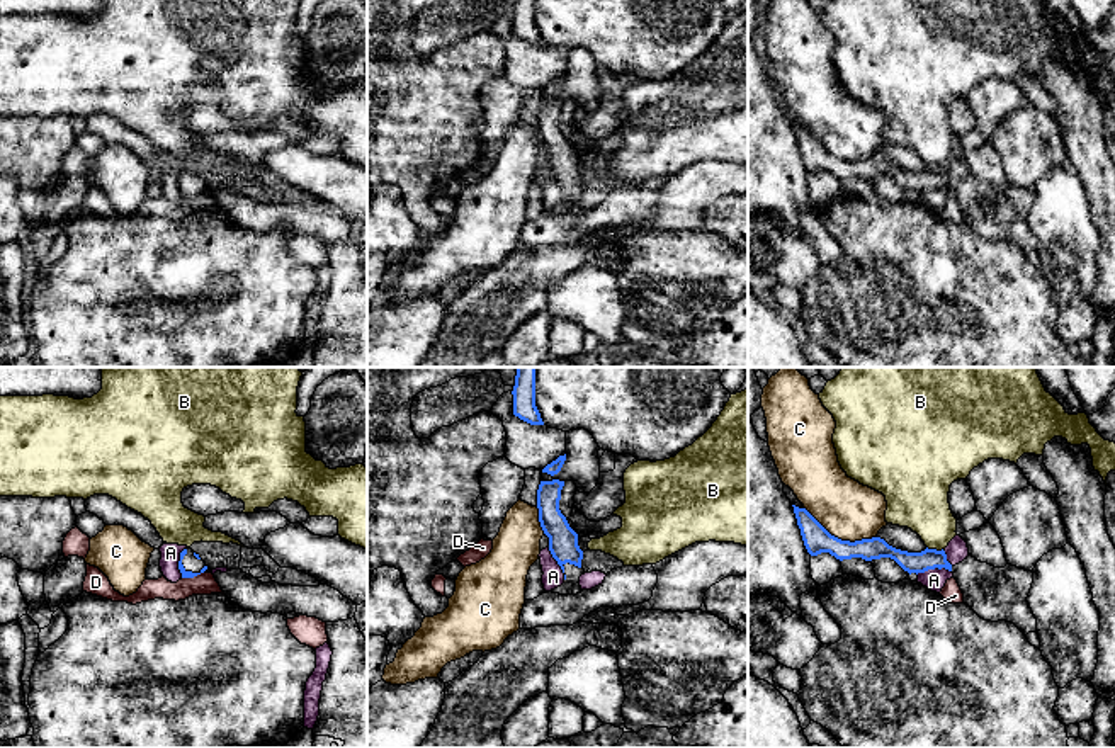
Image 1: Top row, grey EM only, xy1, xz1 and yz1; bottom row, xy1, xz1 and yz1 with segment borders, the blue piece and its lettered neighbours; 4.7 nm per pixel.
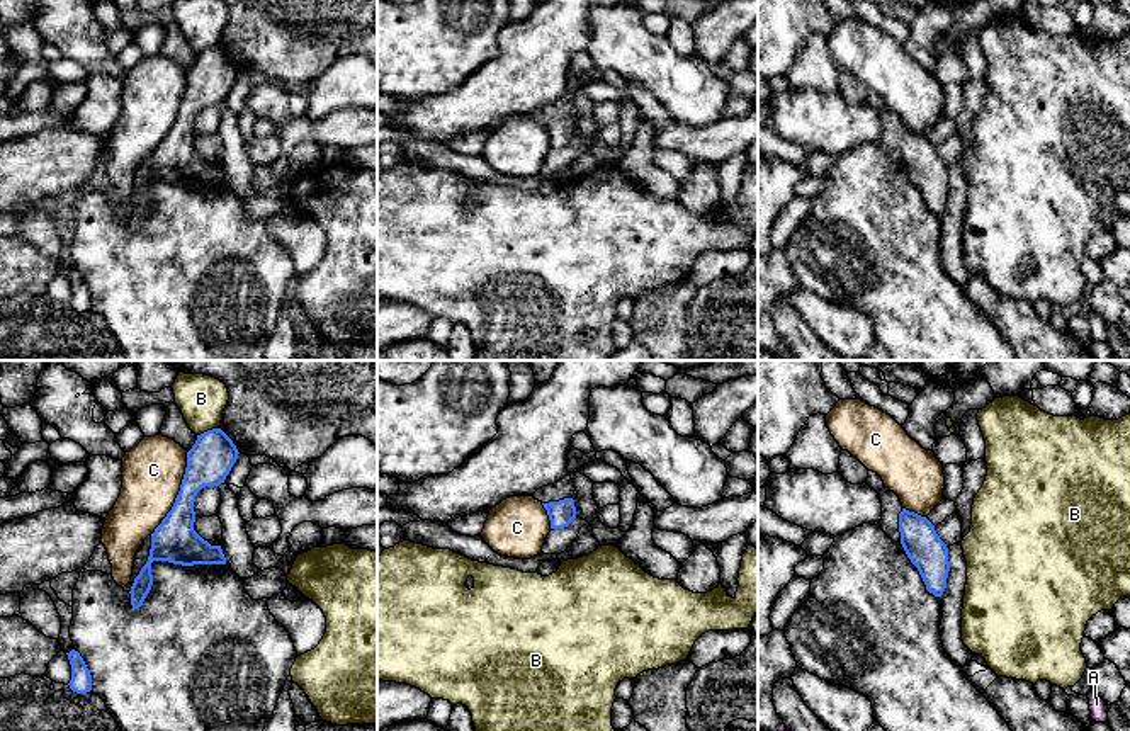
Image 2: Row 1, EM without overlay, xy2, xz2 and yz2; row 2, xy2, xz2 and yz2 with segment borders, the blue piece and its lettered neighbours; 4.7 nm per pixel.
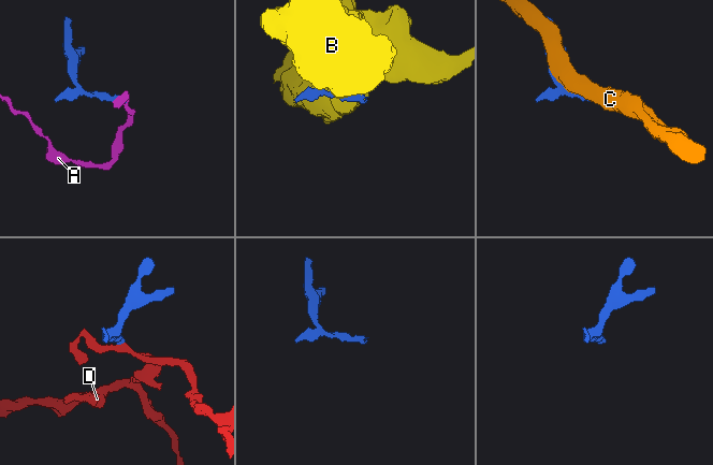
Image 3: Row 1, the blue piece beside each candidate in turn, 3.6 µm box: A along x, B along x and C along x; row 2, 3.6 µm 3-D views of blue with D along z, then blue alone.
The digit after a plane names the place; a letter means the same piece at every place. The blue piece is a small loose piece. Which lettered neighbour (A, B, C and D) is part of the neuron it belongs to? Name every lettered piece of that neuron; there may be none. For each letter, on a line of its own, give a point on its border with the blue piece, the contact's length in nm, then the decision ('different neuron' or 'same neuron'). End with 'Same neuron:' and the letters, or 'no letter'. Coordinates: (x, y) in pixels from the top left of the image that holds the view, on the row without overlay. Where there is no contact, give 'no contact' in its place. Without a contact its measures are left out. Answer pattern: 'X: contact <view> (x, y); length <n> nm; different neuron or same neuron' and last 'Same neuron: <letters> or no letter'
A: contact yz1 (933, 187); length 170 nm; different neuron
B: contact xy2 (208, 50); length 110 nm; different neuron
C: contact xy2 (179, 113); length 440 nm; different neuron
D: contact xy1 (192, 196); length 120 nm; different neuron
Same neuron: no letter

